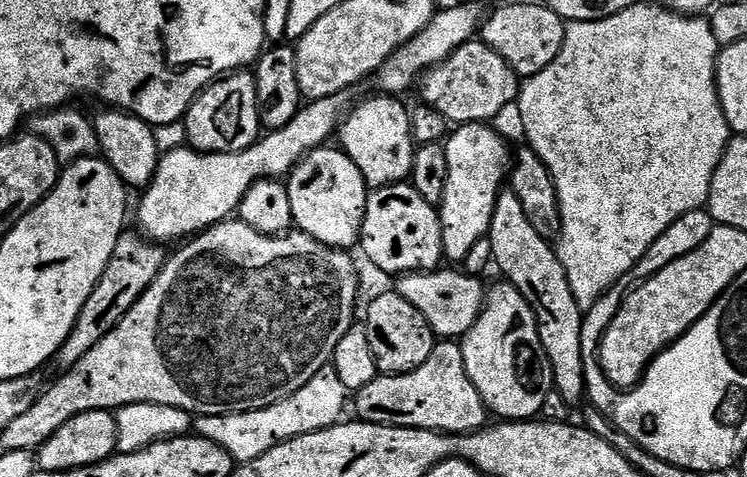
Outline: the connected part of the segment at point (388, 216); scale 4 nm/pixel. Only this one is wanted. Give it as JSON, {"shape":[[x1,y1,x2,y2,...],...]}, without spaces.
{"shape":[[405,182,403,184,391,184,385,188,375,189,369,195,366,202,366,214,364,215,364,221,362,222,362,230,360,231,360,242,358,245,359,251,364,251,364,256,377,268,380,272,396,272,395,274,407,274,409,272,435,272,441,267,440,260,445,259,444,243,442,242,442,226,440,225,440,213,437,205,431,204,428,199,422,194,418,194,416,187,411,182]]}

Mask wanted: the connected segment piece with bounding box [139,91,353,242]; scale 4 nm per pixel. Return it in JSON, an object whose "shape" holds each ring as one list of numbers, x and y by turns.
{"shape":[[351,91,340,92,337,96,305,103,286,126,261,135,254,146,241,152,210,154,185,146,163,153,154,178,141,195,144,197,140,200,139,231,153,242,183,241,229,219,252,184,287,177,305,156,315,148,325,147,331,141,328,139,337,135,353,103,352,95]]}

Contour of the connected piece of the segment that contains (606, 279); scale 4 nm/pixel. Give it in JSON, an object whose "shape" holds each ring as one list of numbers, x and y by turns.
{"shape":[[638,2,634,6,630,6,626,10,622,10,613,16,607,16,601,20,574,20,565,27,564,41,562,42,562,50,558,54,558,58,554,58,554,62,550,62,550,66,546,66,546,70,539,72,537,76,529,76,520,85,520,94,518,97,518,109,520,108,520,120,524,123,524,136,527,147,535,150,538,158,542,158,542,162,546,162,546,166,550,170,550,174,554,178,554,186,558,190,558,202,560,203,560,238,558,241,558,251,560,254,560,261,566,270,566,278,570,282,570,290,574,294,574,298,578,302,578,306,582,310,589,310,600,300,600,295,603,292,608,292,620,279,623,278,627,272,631,273,635,269,636,264,642,259,650,250,650,246,666,229,674,223,678,218,682,218,688,212,694,212,703,209,708,202,708,195,710,194,710,186,714,174,718,170,718,162,722,162,724,151,728,149,728,142,730,139,730,129,726,118,724,117,724,108,720,104,720,96,716,93,716,57,718,55,718,45,714,34,712,33,711,23,707,19,700,16,682,16,678,12,673,12,667,6,659,8,656,4,644,4]]}

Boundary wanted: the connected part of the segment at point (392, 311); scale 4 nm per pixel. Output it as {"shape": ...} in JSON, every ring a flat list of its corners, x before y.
{"shape":[[394,290,373,298,368,308,366,327,370,346,376,355,376,367,384,374,412,372,430,358,438,343,438,337,426,318,422,318,422,314,418,314,418,310,414,310,414,306,410,306,410,302,406,302,406,298]]}

